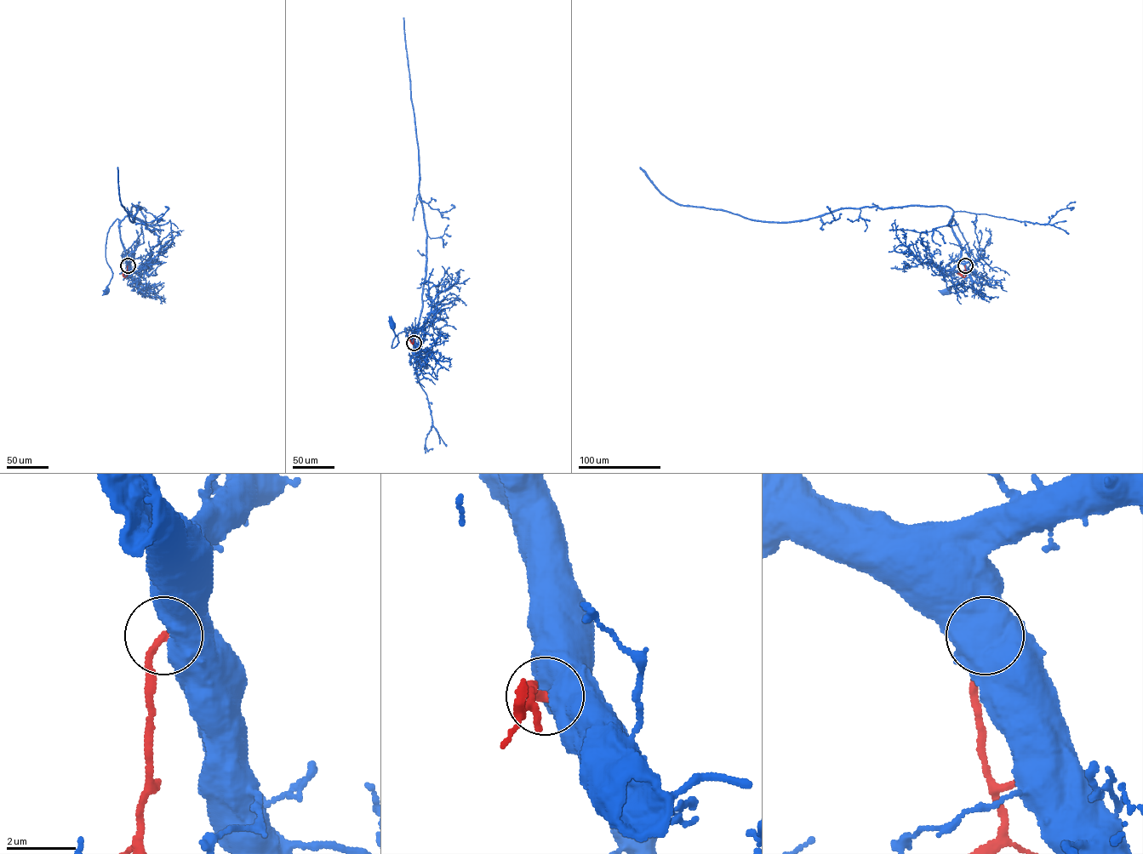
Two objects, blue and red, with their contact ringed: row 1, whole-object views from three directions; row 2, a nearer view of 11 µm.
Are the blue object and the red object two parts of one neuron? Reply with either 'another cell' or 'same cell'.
another cell

